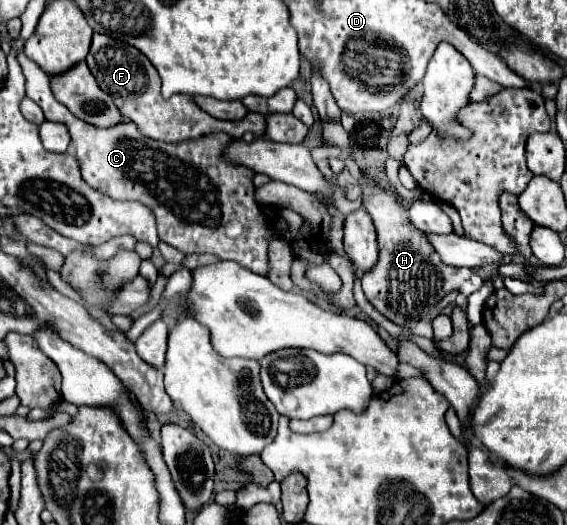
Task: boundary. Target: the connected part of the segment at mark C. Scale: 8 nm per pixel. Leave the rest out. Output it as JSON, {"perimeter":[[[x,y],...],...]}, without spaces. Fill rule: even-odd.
{"perimeter":[[[24,53],[18,55],[18,63],[26,77],[26,95],[42,107],[48,121],[58,121],[68,127],[80,169],[84,169],[84,181],[92,189],[110,199],[144,203],[156,215],[160,241],[186,255],[210,253],[220,259],[236,261],[254,273],[268,275],[268,237],[270,231],[274,231],[272,215],[266,209],[262,209],[264,213],[258,209],[252,185],[254,171],[222,161],[222,147],[226,147],[232,137],[226,133],[212,133],[182,143],[164,143],[144,137],[132,121],[98,129],[74,117],[54,99],[50,79],[46,79]],[[230,219],[240,221],[244,227],[236,239],[230,239],[224,231]]]}

